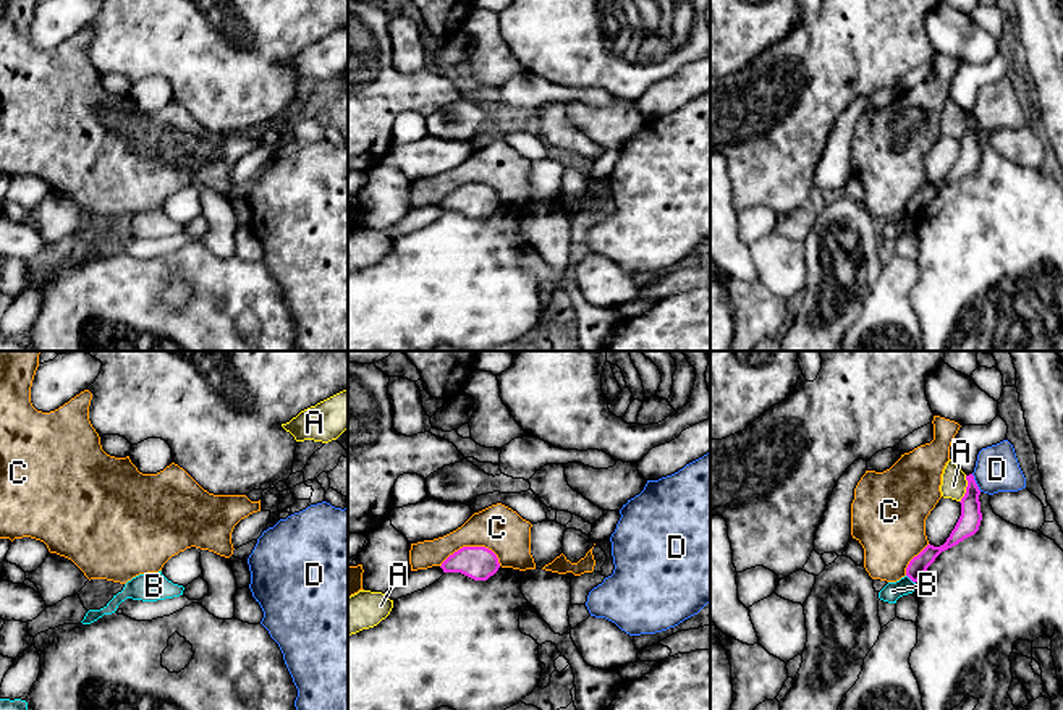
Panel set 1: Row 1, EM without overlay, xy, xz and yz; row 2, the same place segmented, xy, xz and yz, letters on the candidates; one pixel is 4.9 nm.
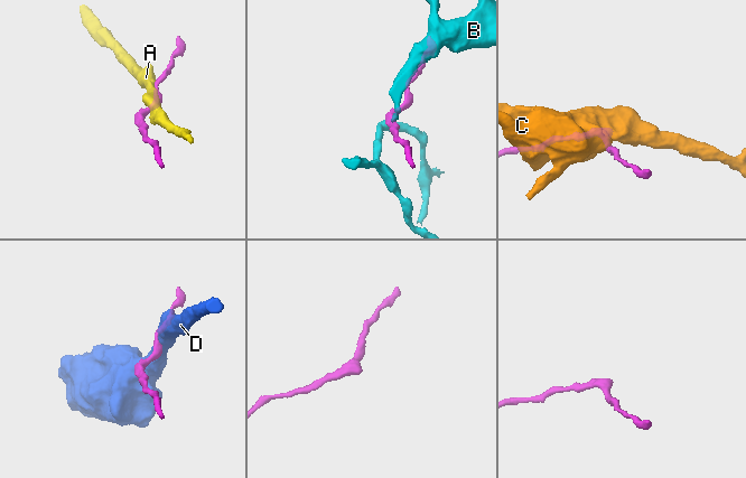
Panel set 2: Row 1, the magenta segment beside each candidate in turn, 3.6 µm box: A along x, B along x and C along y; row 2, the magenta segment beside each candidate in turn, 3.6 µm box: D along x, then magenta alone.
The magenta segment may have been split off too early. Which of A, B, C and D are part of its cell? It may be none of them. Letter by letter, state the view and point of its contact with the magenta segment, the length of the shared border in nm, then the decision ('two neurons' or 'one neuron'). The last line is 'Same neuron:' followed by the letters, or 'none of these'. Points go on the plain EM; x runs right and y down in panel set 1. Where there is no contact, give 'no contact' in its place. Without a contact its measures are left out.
A: yz (966, 126) | 140 nm | two neurons
B: yz (911, 217) | 60 nm | two neurons
C: xz (471, 185) | 300 nm | two neurons
D: yz (974, 120) | 100 nm | two neurons
Same neuron: none of these

